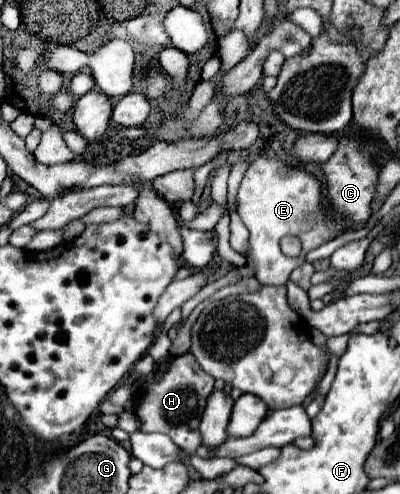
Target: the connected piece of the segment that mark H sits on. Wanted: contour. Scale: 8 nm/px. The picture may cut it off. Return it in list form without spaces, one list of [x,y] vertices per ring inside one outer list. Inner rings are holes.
[[[185,353],[181,357],[175,357],[163,375],[159,383],[153,383],[145,393],[139,395],[137,399],[137,417],[141,421],[141,431],[143,433],[165,433],[173,439],[175,435],[177,443],[183,451],[195,455],[195,449],[201,445],[201,433],[199,433],[199,419],[205,407],[207,395],[213,391],[215,379],[209,377],[195,361],[191,353]]]

